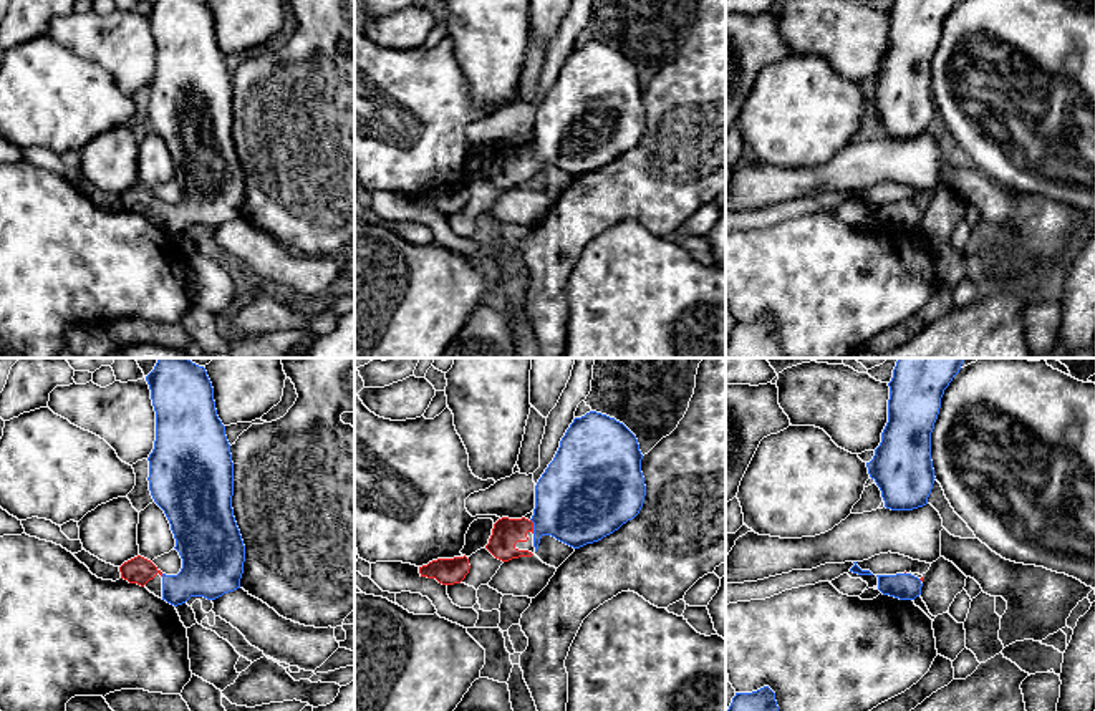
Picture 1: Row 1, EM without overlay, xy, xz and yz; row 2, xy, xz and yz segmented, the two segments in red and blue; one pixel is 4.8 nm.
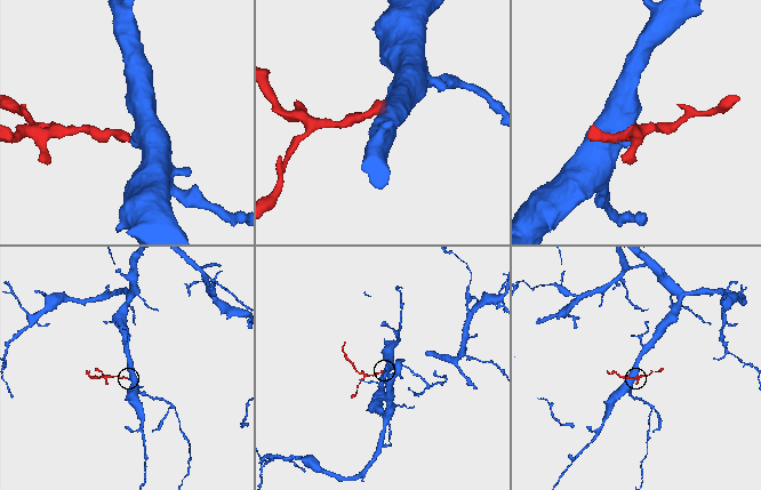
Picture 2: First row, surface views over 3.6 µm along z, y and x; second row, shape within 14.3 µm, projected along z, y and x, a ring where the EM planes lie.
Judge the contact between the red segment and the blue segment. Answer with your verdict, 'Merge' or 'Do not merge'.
Merge

